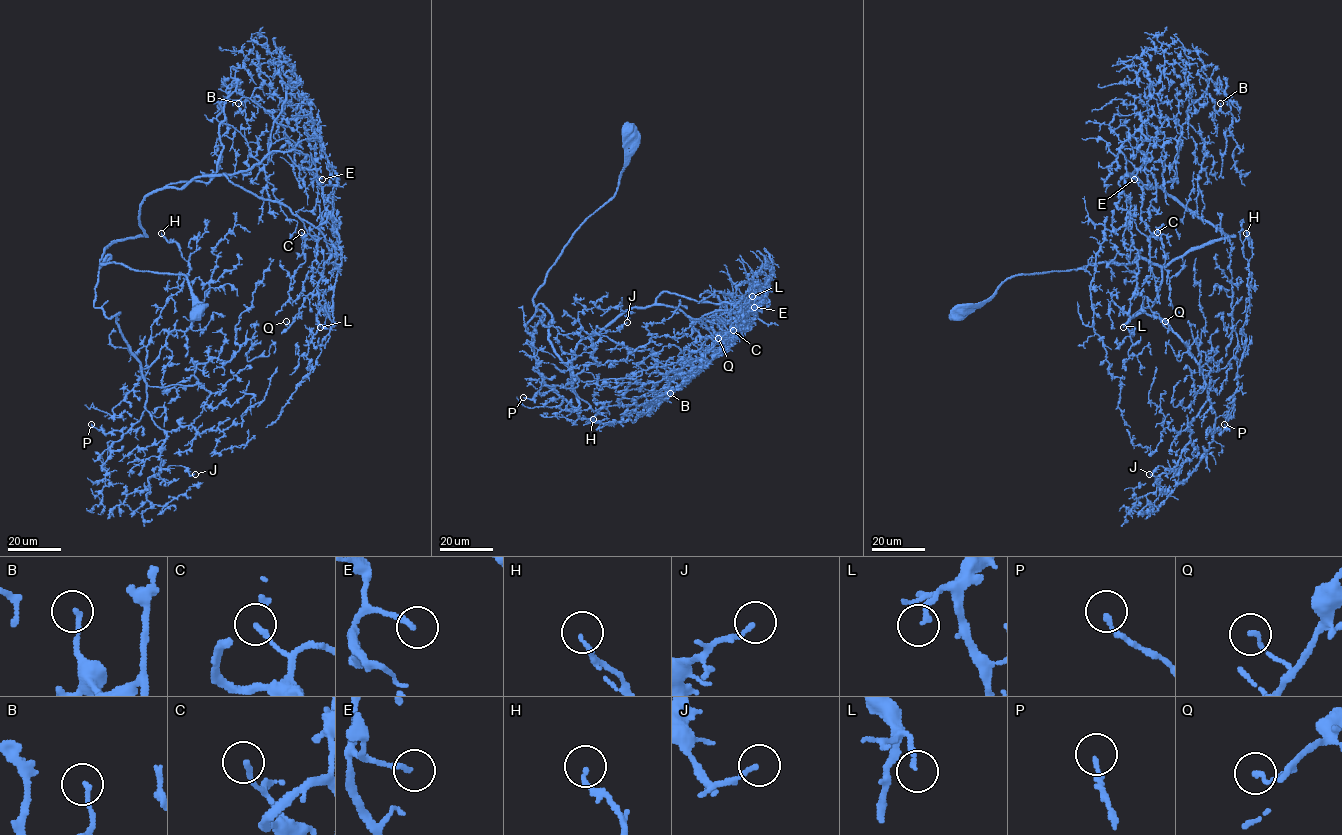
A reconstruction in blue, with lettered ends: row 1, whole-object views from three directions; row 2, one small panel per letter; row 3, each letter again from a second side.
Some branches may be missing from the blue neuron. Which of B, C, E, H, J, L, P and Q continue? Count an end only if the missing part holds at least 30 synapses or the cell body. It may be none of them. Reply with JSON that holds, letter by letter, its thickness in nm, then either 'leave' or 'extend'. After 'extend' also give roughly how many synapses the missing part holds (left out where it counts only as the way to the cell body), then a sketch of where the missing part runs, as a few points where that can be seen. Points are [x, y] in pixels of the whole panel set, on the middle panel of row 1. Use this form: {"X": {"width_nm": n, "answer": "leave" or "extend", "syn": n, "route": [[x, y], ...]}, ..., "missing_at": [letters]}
{"B": {"width_nm": 150, "answer": "leave"}, "C": {"width_nm": 160, "answer": "leave"}, "E": {"width_nm": 180, "answer": "extend", "syn": 80}, "H": {"width_nm": 150, "answer": "leave"}, "J": {"width_nm": 160, "answer": "extend", "syn": 35, "route": [[627, 322], [631, 323], [644, 314]]}, "L": {"width_nm": 180, "answer": "leave"}, "P": {"width_nm": 160, "answer": "leave"}, "Q": {"width_nm": 160, "answer": "leave"}, "missing_at": ["E", "J"]}

